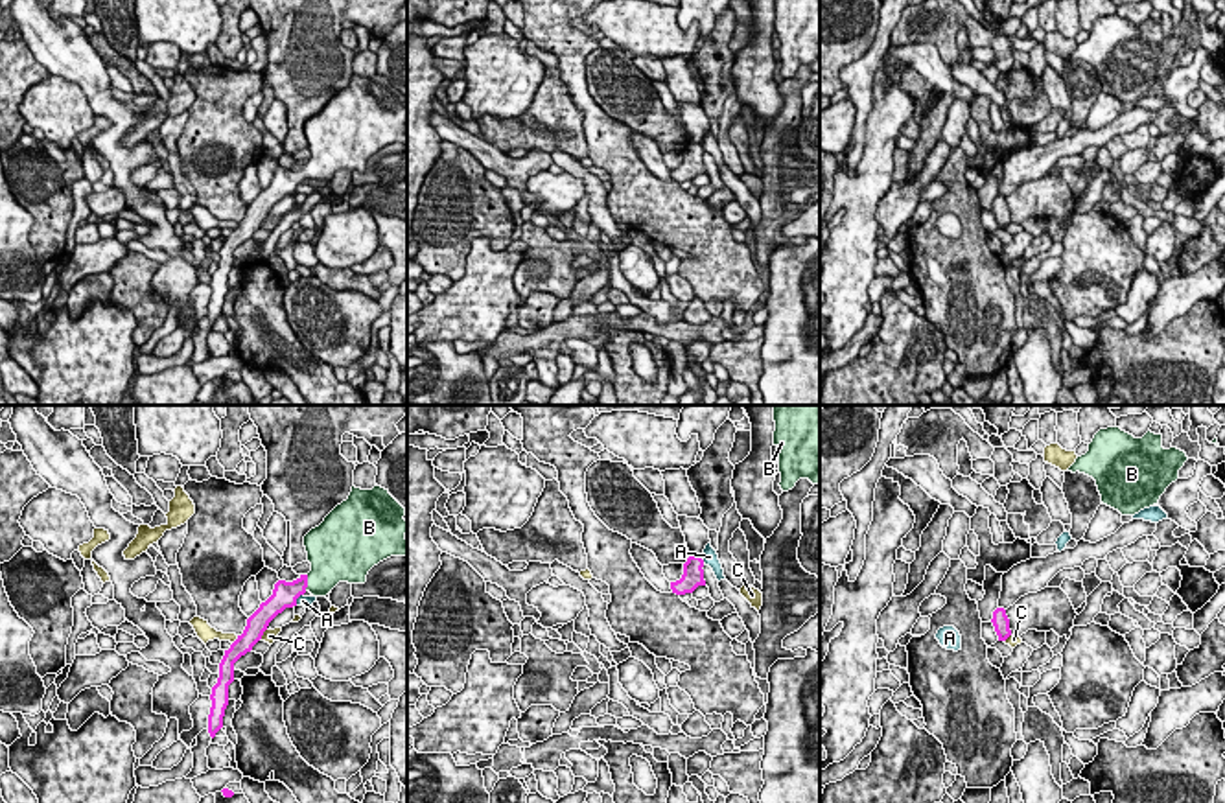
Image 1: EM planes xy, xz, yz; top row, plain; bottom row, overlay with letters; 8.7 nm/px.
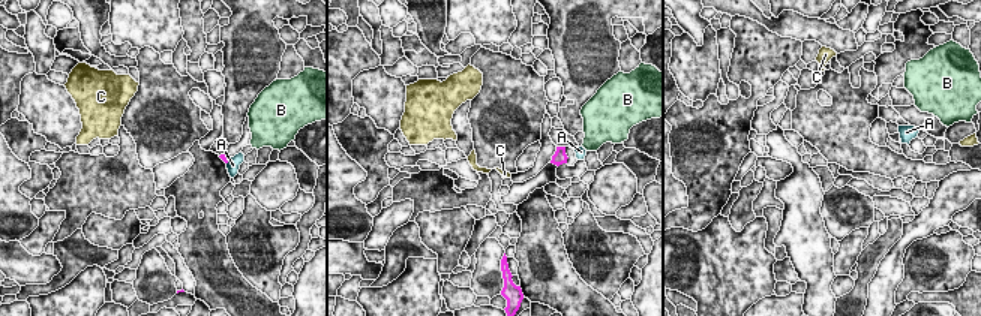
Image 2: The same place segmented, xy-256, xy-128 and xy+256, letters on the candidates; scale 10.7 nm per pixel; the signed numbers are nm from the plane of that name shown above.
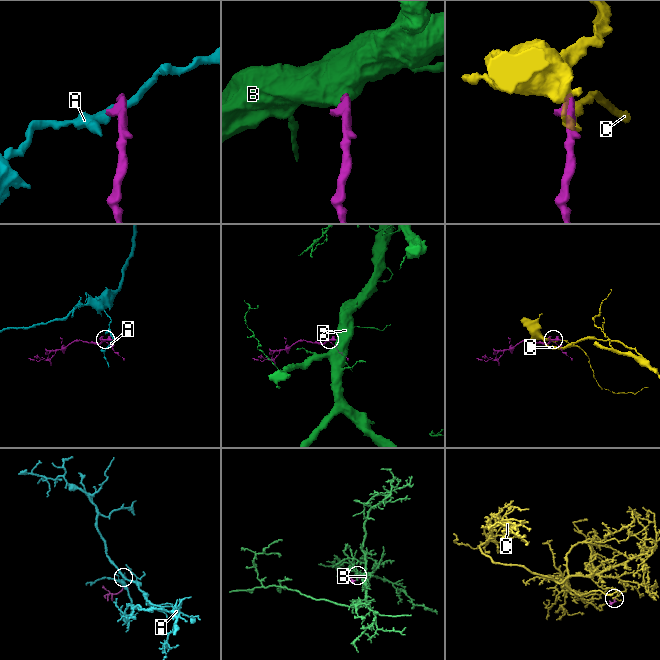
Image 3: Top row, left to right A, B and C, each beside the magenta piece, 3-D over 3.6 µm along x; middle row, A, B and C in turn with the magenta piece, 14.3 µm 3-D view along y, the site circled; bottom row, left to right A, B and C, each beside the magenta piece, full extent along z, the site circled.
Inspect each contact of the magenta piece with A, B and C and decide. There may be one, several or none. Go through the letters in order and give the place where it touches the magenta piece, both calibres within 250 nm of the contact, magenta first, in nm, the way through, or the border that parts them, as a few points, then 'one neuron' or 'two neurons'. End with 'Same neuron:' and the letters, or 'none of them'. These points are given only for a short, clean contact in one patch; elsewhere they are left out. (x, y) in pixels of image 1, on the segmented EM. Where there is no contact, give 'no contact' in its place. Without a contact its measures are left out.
A: contact xz (702, 560); calibres 190 and 140 nm; two neurons
B: contact xy (306, 582); calibres 220 and 320 nm; one neuron
C: contact xy (262, 634); calibres 180 and 120 nm; border xy (266, 628), (260, 638); two neurons
Same neuron: B

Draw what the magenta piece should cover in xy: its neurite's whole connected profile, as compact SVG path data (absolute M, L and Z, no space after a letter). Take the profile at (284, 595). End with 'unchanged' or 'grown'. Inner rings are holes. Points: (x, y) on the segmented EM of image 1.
M352 486L348 499L304 536L311 571L293 582L278 580L273 595L247 619L243 634L225 650L219 678L210 694L208 733L212 739L223 727L234 663L251 652L269 623L286 608L297 606L297 599L306 591L313 597L326 597L339 582L365 584L368 571L379 562L391 556L407 556L403 516L405 508L389 490Z; grown

